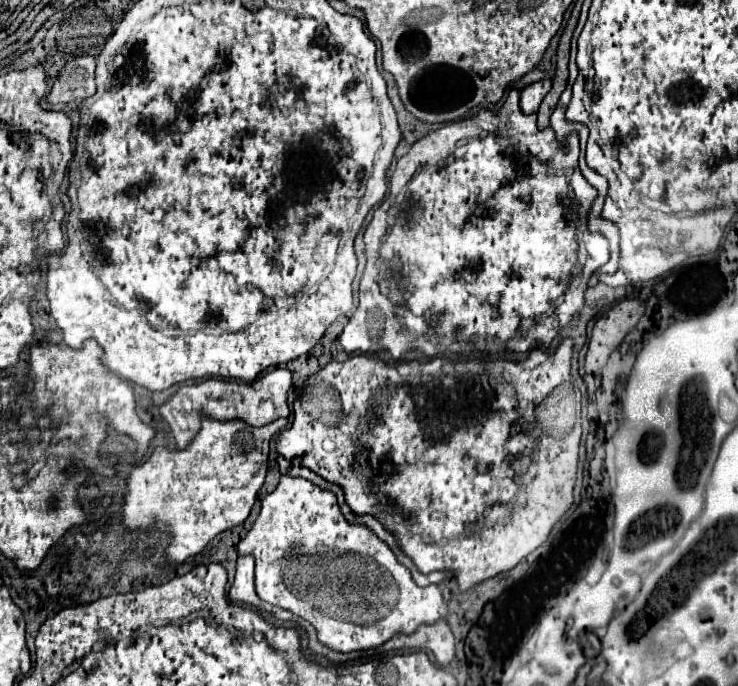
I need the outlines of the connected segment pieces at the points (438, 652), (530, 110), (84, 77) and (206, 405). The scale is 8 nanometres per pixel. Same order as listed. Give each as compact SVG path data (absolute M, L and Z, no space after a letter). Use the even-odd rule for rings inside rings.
M439 620L437 624L425 624L413 634L397 634L393 638L393 650L395 648L431 650L441 666L447 666L455 658L455 638L445 620Z
M543 78L535 84L529 84L527 88L521 90L521 100L519 100L519 106L521 106L521 112L523 114L535 114L539 110L539 104L541 100L545 98L545 94L551 90L551 80L549 78Z
M77 56L63 66L45 100L49 104L67 104L81 102L93 94L95 94L95 58Z
M275 368L273 372L261 374L253 382L231 382L223 378L209 378L201 384L181 386L171 400L167 400L159 410L161 416L171 426L171 432L179 448L187 448L201 428L201 414L211 416L211 420L243 420L251 426L265 426L277 418L289 416L287 392L293 384L291 372L287 368Z

